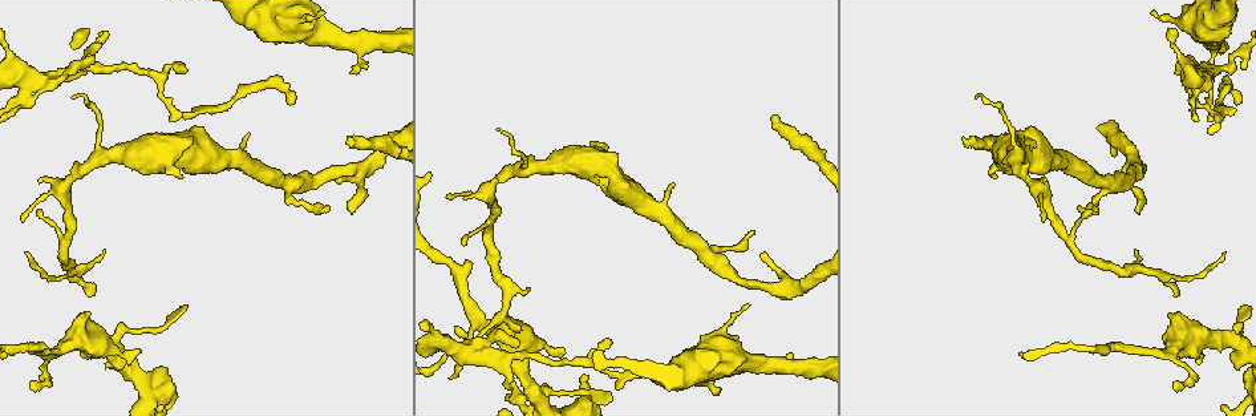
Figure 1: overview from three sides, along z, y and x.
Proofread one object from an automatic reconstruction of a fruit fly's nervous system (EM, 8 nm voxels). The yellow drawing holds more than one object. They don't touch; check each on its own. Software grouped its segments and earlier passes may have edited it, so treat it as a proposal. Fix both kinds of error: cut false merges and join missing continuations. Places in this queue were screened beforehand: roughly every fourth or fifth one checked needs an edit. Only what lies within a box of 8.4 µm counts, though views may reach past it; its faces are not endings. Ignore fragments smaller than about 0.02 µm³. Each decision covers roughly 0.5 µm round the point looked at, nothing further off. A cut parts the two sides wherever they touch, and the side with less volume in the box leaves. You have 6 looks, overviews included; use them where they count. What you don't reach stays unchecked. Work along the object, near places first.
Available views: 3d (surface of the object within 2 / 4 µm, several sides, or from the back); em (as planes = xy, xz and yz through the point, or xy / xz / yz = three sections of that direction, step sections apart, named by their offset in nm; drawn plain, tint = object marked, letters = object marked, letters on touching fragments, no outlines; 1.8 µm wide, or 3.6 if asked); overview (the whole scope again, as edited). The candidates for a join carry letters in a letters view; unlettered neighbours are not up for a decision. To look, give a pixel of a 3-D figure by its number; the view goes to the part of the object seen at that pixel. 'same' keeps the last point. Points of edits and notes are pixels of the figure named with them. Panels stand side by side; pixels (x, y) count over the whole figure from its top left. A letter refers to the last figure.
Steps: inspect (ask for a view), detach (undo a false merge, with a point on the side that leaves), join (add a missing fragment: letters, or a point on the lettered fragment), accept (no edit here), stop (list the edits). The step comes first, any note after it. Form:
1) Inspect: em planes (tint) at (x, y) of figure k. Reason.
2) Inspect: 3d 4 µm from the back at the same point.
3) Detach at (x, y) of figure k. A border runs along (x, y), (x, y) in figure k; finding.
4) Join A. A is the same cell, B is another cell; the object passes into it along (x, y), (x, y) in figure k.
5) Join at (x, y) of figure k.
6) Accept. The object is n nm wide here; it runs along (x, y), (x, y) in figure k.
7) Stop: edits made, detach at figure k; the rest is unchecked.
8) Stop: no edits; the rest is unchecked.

Inspect: 3d 4 µm at (352, 71) of figure 1. Branch stops here.

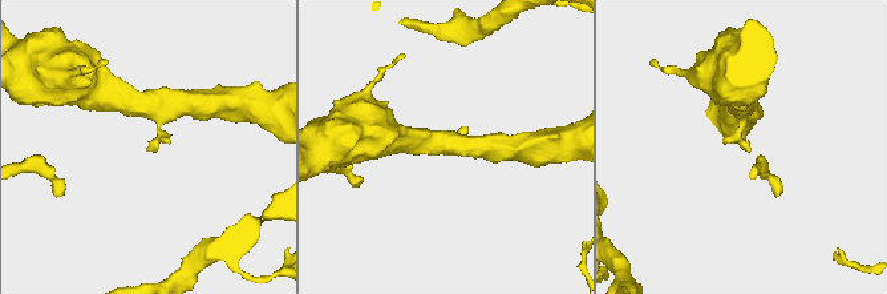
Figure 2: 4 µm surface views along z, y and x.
Inspect: em 3.6 µm planes (letters) at (147, 151) of figure 2. Shape alone is not enough.

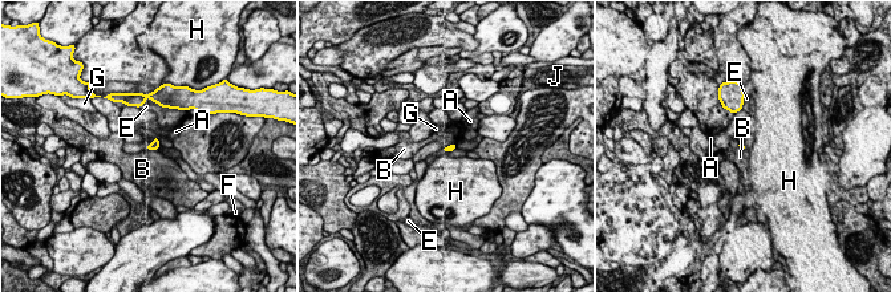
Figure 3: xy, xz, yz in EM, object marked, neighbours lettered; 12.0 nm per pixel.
Accept. A, B, E, F, G, H and J are other cells; a border runs along (456, 142), (444, 149) in figure 3; no lettered fragment goes on from it.

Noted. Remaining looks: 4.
Inspect: 3d 2 µm at (188, 69) of figure 1.

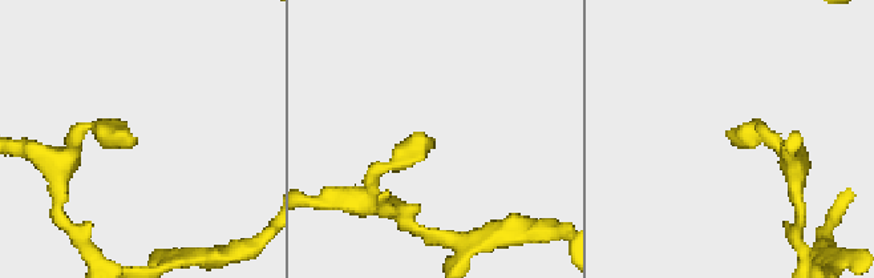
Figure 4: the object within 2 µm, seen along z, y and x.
Inspect: em planes (letters) at (434, 143) of figure 4.

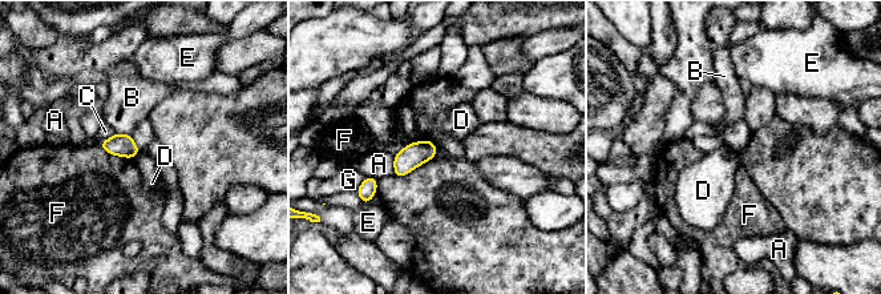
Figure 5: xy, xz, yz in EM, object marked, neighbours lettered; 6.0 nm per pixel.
Accept. A, B, C, D, E, F and G are other cells; a border runs along (140, 150), (133, 157) in figure 5; none of them fits.

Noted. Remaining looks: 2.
Inspect: 3d 2 µm at (456, 348) of figure 1. Calibre changes.

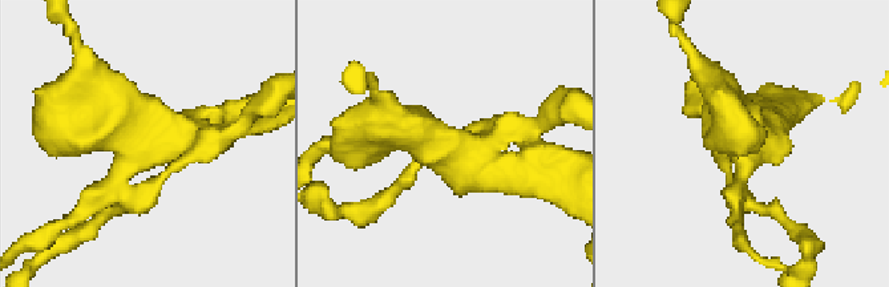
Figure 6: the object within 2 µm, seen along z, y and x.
Inspect: em planes (letters) at (448, 149) of figure 6. Shape alone is not enough.

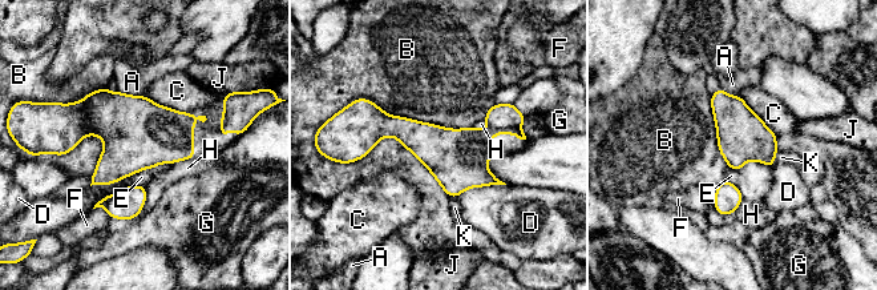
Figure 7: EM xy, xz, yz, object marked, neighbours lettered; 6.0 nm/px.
Detach at (501, 116) of figure 7. The object is 300 nm wide here; A, B, C, D, E, F, G, H, J and K are other cells; a border runs along (489, 127), (520, 128) in figure 7; a second neuron is stuck on.

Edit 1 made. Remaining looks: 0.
Stop: edits made, detach at figure 7; the rest is unchecked.

